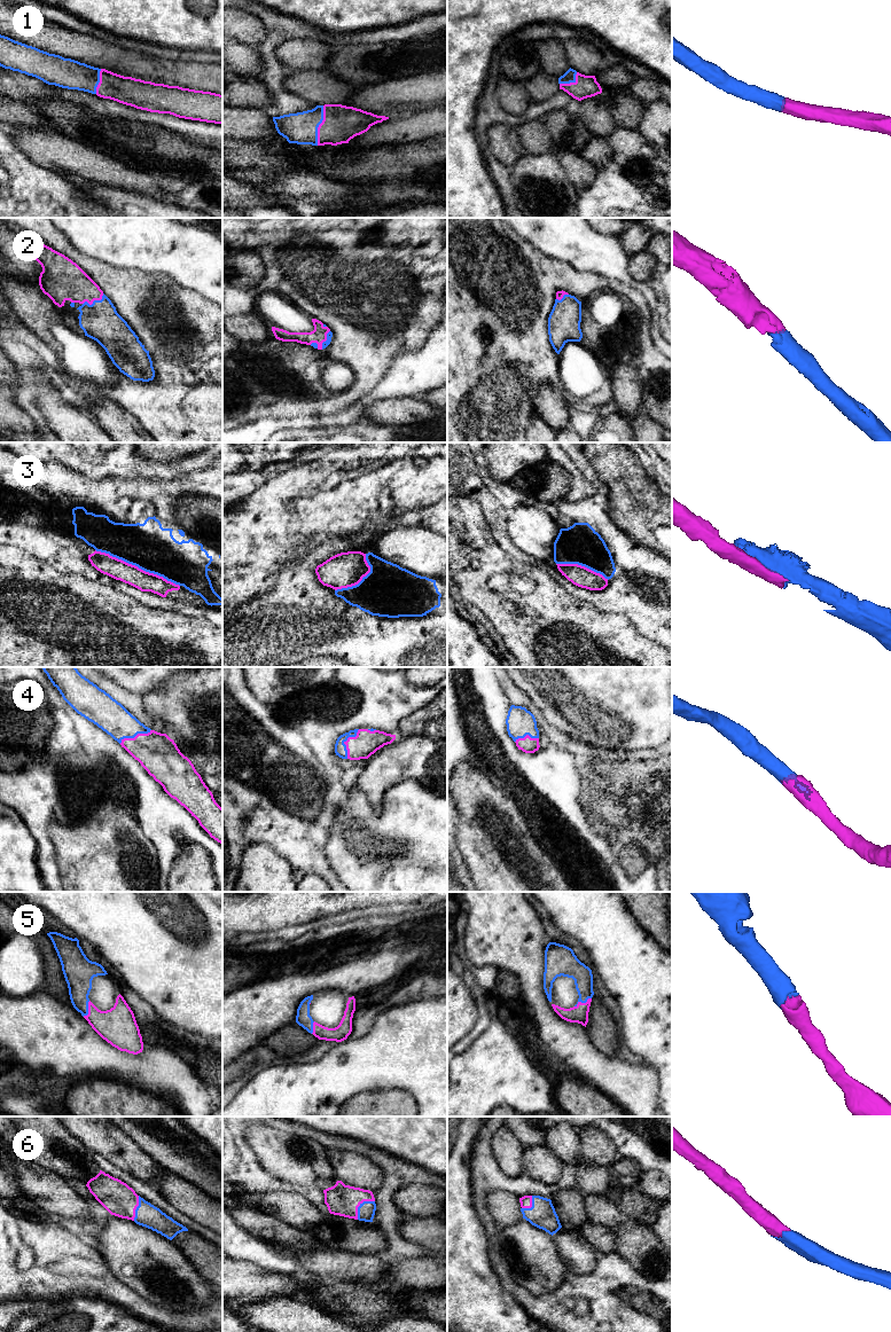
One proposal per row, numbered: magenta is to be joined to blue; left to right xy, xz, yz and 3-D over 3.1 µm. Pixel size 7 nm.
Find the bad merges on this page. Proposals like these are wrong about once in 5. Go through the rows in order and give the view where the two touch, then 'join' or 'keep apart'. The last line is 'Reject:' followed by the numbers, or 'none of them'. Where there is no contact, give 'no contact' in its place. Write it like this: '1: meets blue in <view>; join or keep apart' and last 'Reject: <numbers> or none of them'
1: meets blue in xz; join
2: meets blue in xy; join
3: meets blue in xy; join
4: meets blue in xz; join
5: meets blue in yz; join
6: meets blue in xz; join
Reject: none of them

